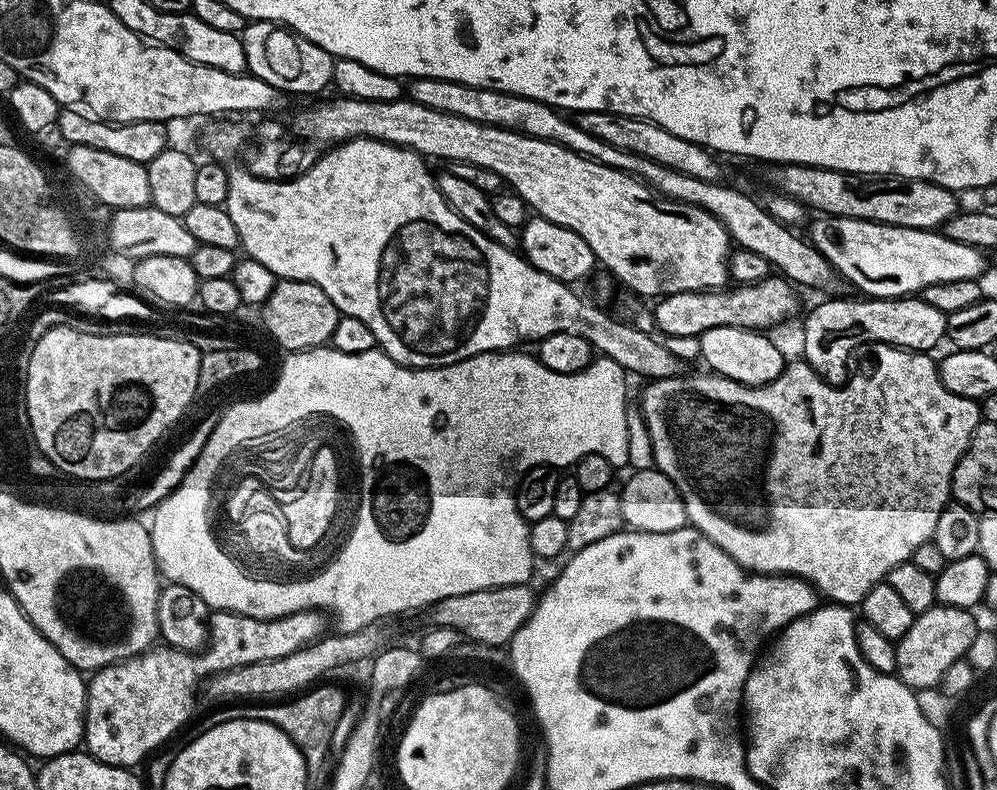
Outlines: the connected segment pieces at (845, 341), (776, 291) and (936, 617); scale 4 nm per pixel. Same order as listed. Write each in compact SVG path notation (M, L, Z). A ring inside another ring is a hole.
M859 298L860 300L824 300L816 304L808 312L804 320L804 356L803 363L833 386L845 383L848 372L848 355L855 348L863 349L873 344L892 344L896 348L909 348L912 352L931 353L945 339L948 331L948 318L938 306L930 306L922 298L897 298L881 300L879 298Z
M769 278L758 282L757 284L742 284L736 287L733 287L733 292L728 292L729 290L717 290L714 292L679 292L678 294L670 294L669 296L659 297L655 301L656 304L656 324L663 331L663 335L667 336L676 336L676 335L688 335L700 337L700 335L706 330L710 330L714 326L738 326L739 328L754 328L757 330L772 330L775 324L780 324L783 322L787 316L792 316L796 312L796 296L792 291L794 291L793 285L789 281L783 278Z
M943 606L919 613L913 619L910 630L906 630L904 637L895 641L895 675L899 680L913 690L935 689L946 670L950 670L950 665L967 657L970 642L974 642L974 634L978 630L978 624L972 615L967 608Z

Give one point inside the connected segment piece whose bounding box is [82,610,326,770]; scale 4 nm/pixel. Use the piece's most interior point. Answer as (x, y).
(130, 707)

